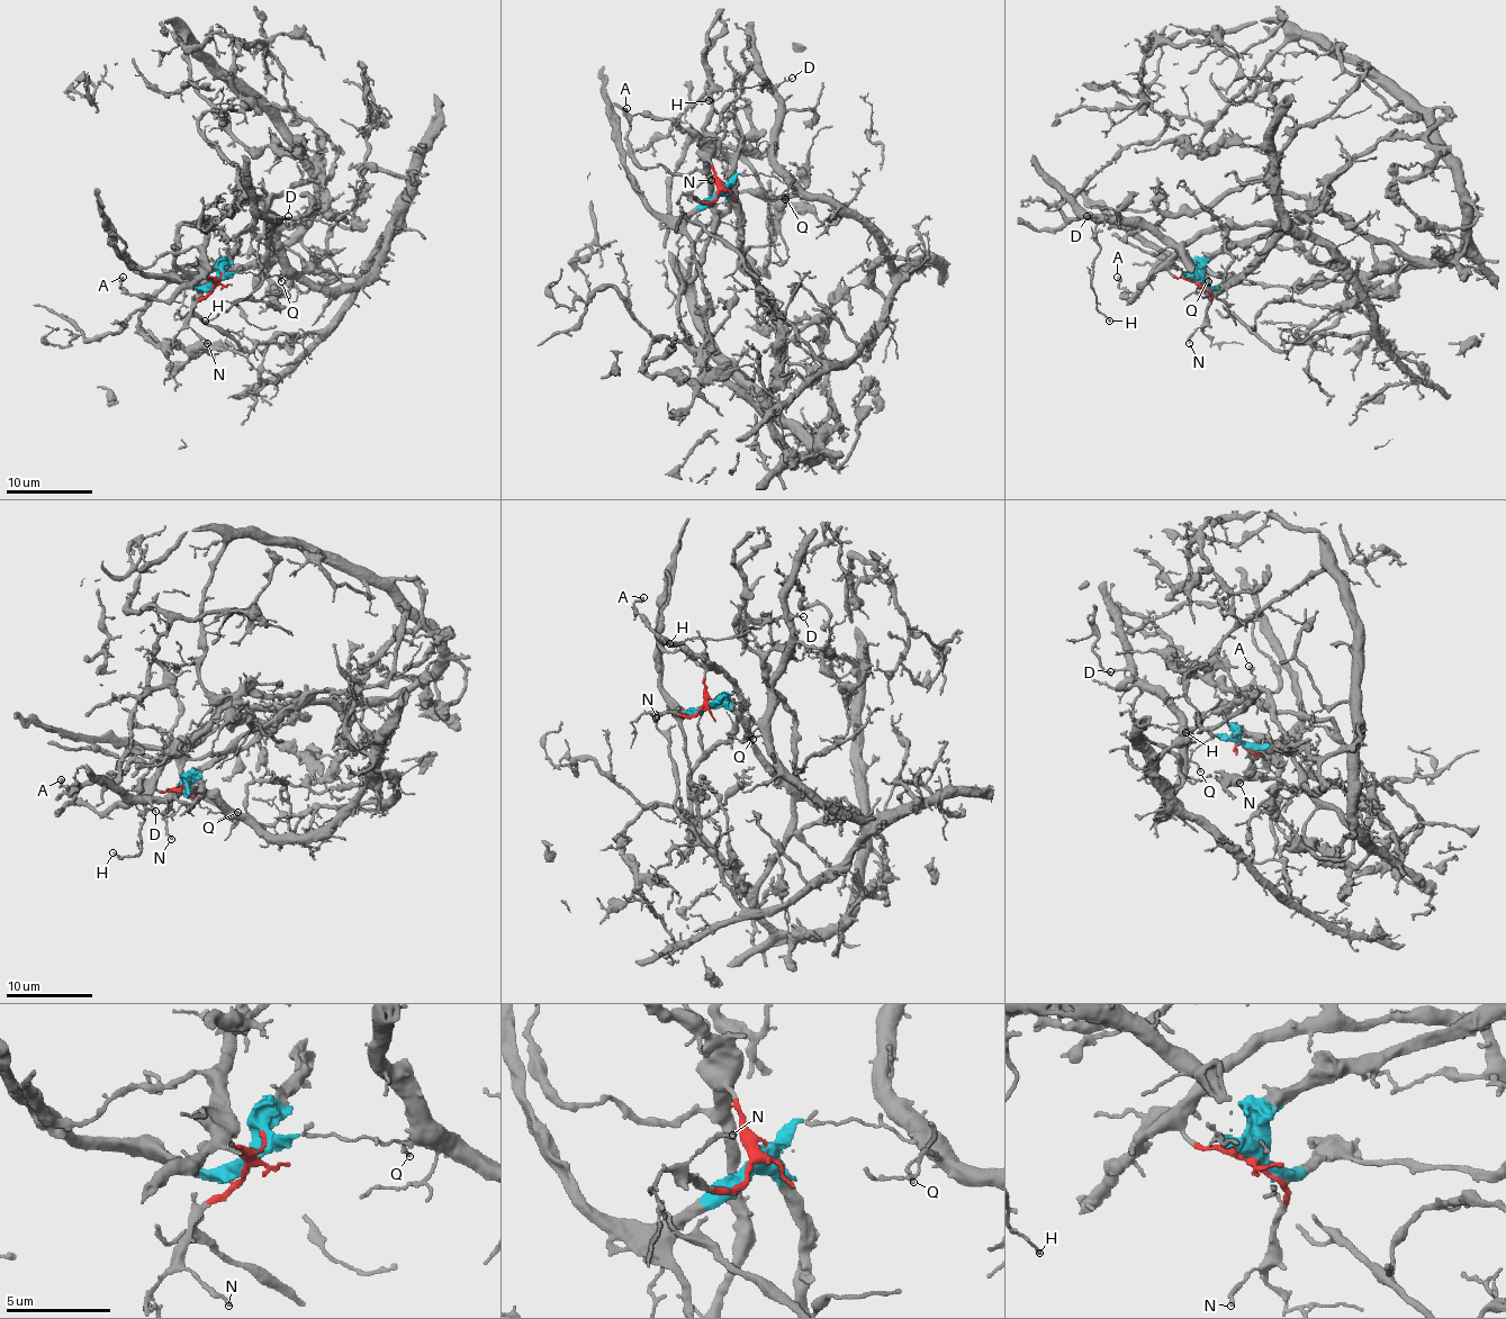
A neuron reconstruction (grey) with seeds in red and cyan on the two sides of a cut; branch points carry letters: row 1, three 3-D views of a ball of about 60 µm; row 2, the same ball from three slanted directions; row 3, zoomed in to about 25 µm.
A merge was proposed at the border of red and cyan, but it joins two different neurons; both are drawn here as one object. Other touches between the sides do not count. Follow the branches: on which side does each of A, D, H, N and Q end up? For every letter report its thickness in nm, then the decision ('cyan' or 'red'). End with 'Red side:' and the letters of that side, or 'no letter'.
A: 320 nm | red
D: 130 nm | cyan
H: 130 nm | cyan
N: 170 nm | red
Q: 160 nm | cyan
Red side: A, N

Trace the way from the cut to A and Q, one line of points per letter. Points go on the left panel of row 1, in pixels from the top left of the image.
A: (216, 282), (203, 270), (167, 300), (129, 296), (120, 287), (123, 276)
Q: (216, 282), (235, 272), (285, 273), (280, 280)

